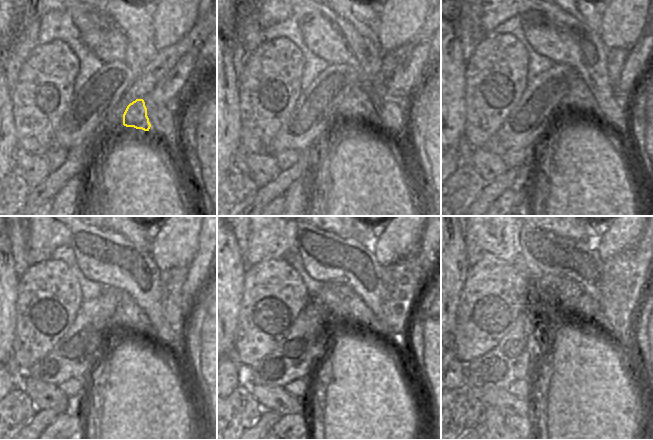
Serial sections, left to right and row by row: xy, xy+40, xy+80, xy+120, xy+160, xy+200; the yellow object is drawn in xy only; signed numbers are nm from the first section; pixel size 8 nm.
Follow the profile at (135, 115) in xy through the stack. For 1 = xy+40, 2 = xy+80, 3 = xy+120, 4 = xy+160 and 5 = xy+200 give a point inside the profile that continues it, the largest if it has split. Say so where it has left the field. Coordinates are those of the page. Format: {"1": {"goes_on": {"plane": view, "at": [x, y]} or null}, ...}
{"1": {"goes_on": {"plane": "xy+40", "at": [357, 105]}}, "2": {"goes_on": {"plane": "xy+80", "at": [579, 98]}}, "3": {"goes_on": {"plane": "xy+120", "at": [129, 315]}}, "4": {"goes_on": {"plane": "xy+160", "at": [352, 309]}}, "5": {"goes_on": {"plane": "xy+200", "at": [571, 297]}}}

